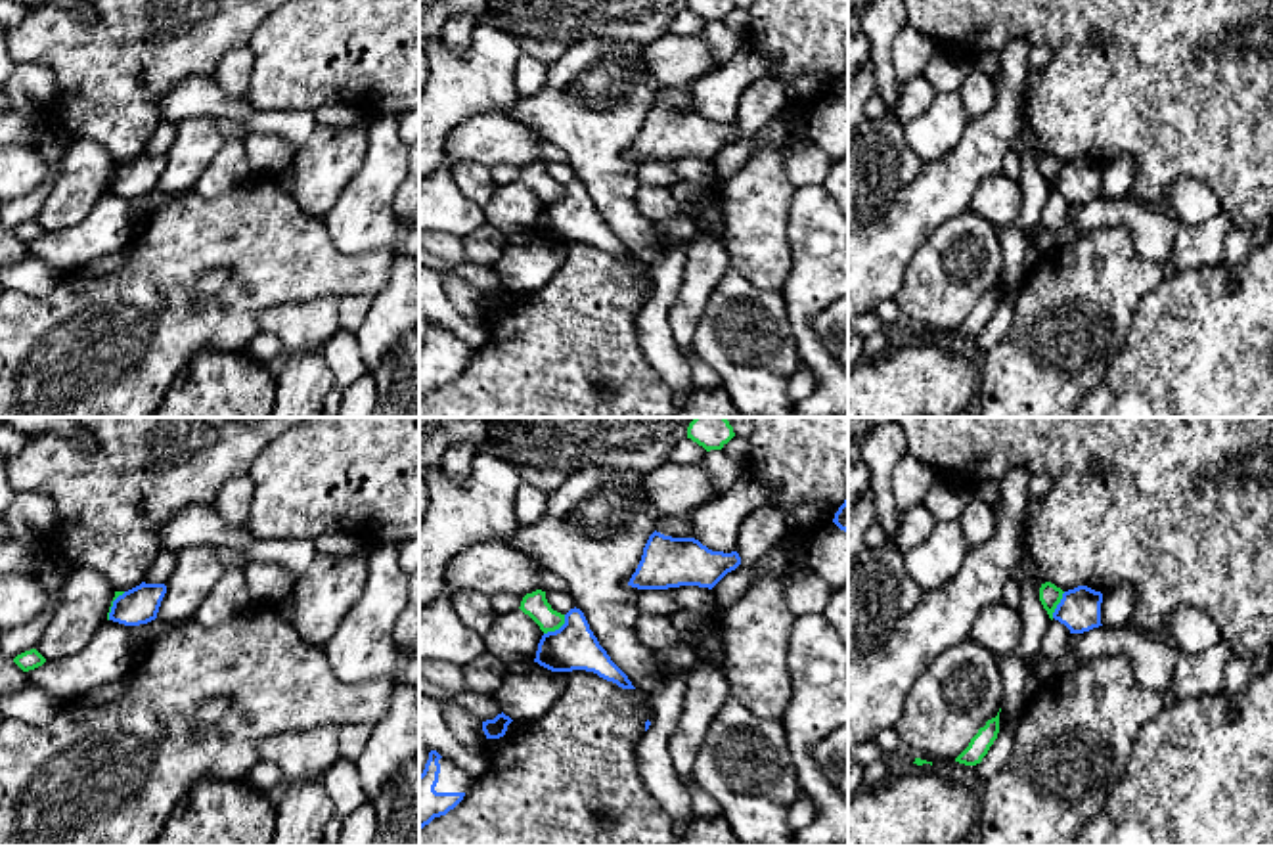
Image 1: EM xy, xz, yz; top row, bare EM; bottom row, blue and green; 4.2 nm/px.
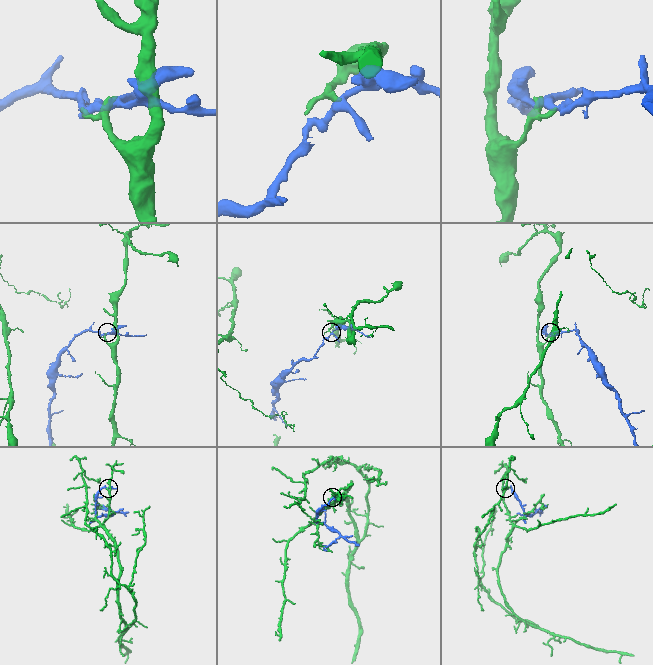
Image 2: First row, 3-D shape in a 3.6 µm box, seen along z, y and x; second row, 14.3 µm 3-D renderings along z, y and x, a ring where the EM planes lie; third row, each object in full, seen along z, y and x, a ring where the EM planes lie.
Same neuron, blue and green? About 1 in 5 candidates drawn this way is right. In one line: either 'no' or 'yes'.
no

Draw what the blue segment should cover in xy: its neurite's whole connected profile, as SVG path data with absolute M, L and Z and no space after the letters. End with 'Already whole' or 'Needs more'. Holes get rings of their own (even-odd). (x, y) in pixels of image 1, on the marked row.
M142 582L113 601L109 620L124 626L147 624L157 618L165 593L165 584Z. Already whole

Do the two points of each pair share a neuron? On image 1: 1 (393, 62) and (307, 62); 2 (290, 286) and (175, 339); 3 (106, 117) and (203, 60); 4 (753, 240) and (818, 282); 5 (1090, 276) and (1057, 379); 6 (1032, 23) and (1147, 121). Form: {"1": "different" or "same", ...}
{"1": "same", "2": "same", "3": "same", "4": "different", "5": "same", "6": "same"}

